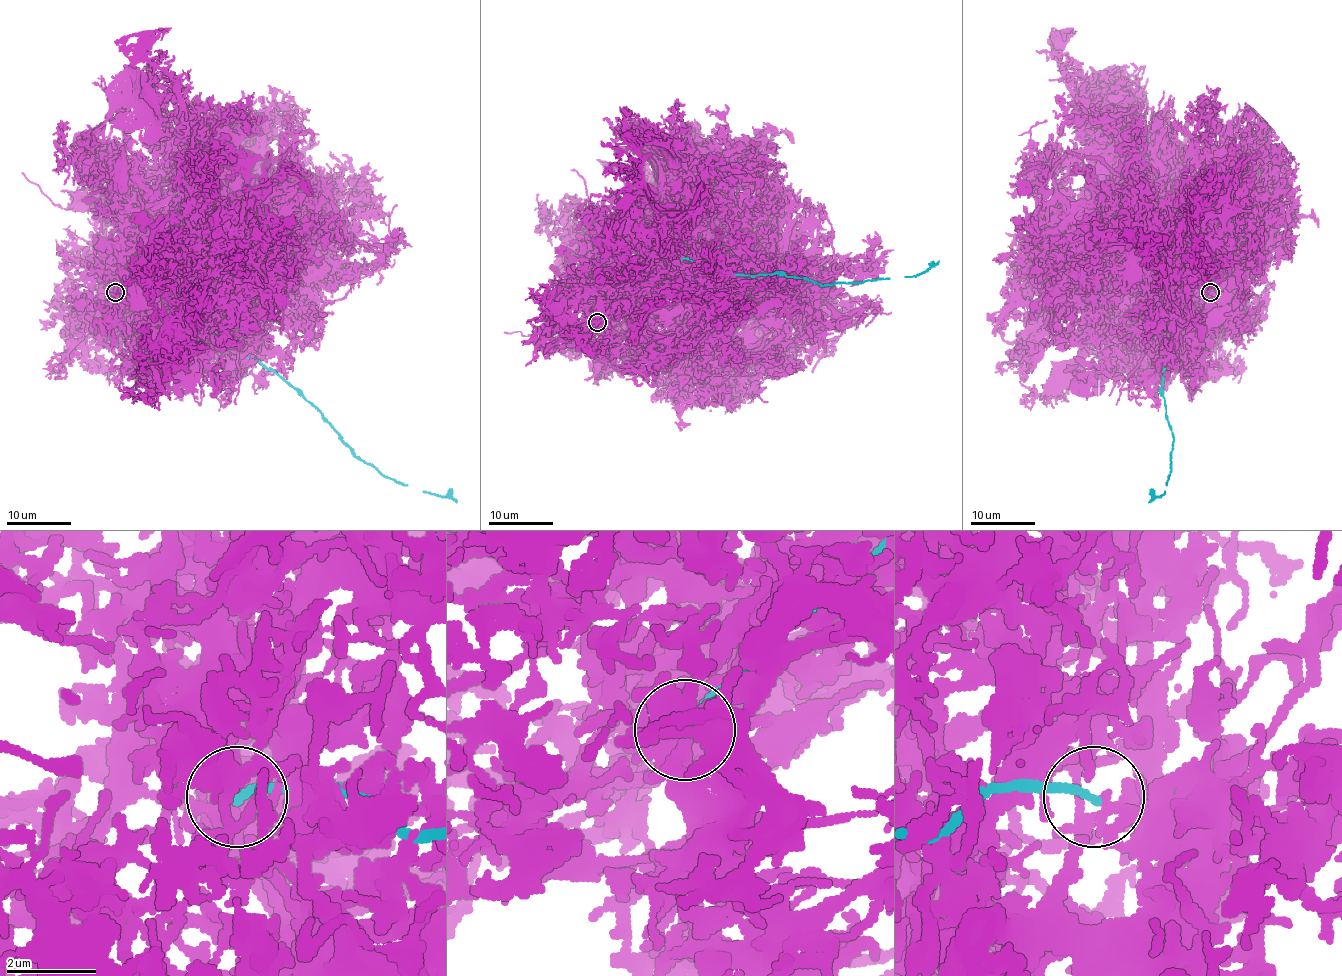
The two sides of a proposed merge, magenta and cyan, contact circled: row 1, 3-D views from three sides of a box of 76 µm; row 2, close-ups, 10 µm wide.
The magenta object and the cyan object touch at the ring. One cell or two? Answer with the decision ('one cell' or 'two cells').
two cells

